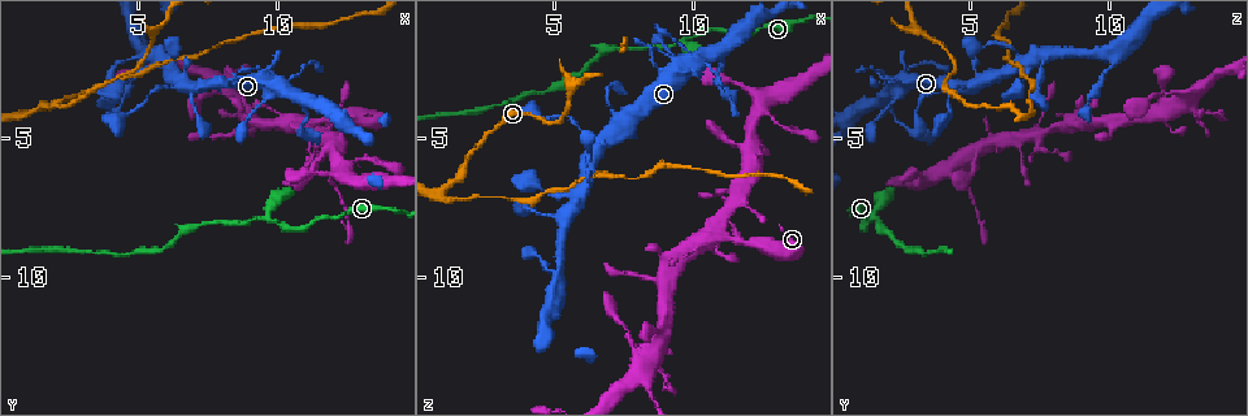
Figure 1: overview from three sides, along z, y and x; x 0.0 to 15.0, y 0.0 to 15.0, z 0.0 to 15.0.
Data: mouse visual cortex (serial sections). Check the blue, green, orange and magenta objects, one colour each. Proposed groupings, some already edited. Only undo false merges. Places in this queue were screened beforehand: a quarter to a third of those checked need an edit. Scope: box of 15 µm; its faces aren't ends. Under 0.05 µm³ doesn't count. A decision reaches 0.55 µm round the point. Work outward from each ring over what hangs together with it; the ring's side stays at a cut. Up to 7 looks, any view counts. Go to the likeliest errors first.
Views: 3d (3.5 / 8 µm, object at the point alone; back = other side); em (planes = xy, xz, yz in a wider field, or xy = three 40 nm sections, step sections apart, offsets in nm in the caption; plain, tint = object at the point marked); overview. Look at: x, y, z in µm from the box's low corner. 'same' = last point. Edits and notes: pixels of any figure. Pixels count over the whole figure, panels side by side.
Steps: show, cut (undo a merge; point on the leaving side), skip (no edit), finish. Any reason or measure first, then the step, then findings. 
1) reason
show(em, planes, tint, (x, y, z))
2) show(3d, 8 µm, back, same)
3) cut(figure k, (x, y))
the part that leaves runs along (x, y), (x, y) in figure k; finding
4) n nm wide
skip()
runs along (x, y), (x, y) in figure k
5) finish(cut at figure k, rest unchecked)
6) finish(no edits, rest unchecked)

sharp bend
show(3d, 3.5 µm, (1.1, 4.1, 6.9))

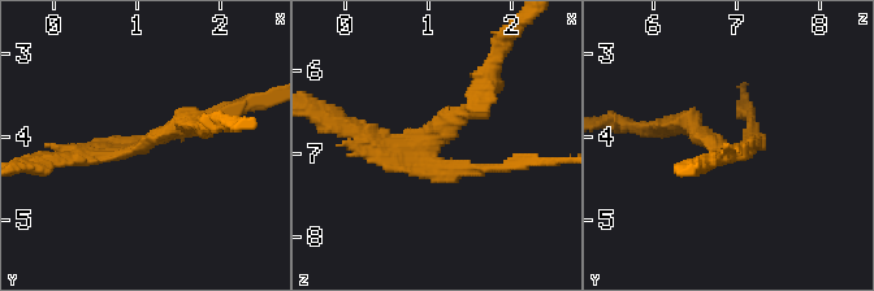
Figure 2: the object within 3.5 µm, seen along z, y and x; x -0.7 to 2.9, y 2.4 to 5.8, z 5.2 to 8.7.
need the tissue
show(em, xy, step 1, tint, (1.10, 4.10, 6.80))

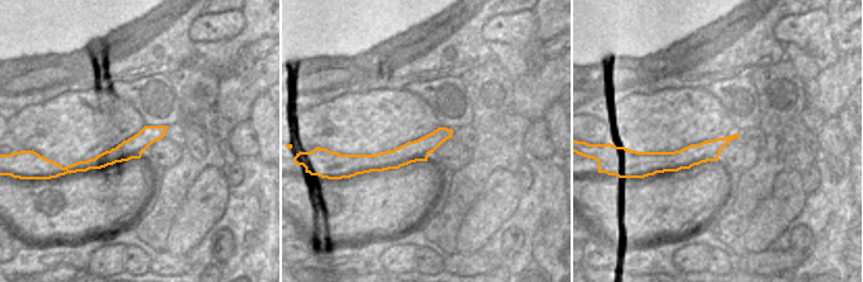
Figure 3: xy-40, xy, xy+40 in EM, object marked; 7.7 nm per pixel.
cut(figure 2, (475, 170))
the part that leaves runs along (435, 161), (459, 172), (550, 161) in figure 2; two cells meet here

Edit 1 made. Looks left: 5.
calibre changes
show(3d, 3.5 µm, (10.5, 2.8, 2.4))

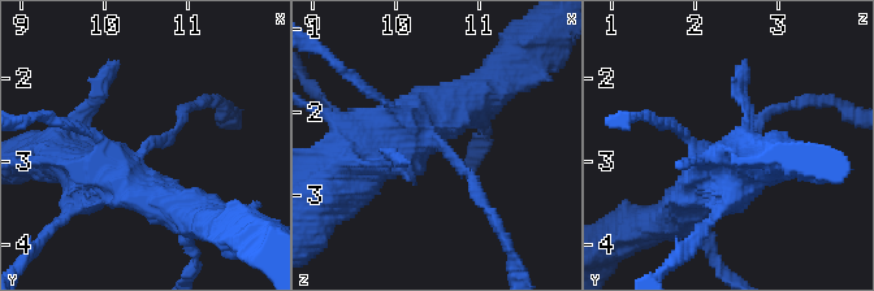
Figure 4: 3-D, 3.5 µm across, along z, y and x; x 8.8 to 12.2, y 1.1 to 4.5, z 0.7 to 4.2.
shape alone is not enough
show(em, planes, tint, (10.55, 2.80, 2.35))

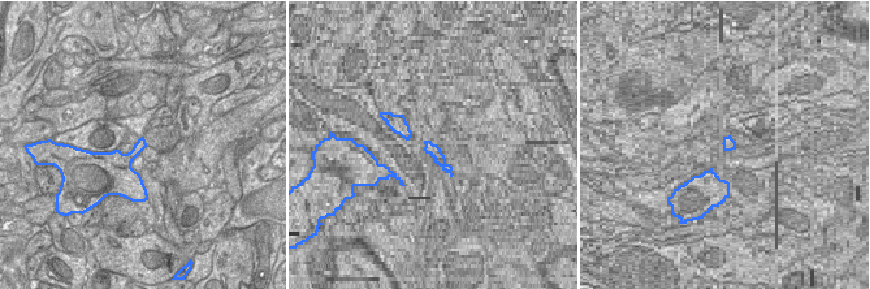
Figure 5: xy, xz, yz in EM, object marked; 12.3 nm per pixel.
cut(figure 4, (758, 126))
the part that leaves runs along (145, 150), (204, 101) in figure 4; a second cell is stuck on

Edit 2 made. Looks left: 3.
branch point
show(3d, 3.5 µm, (6.7, 3.1, 5.2))

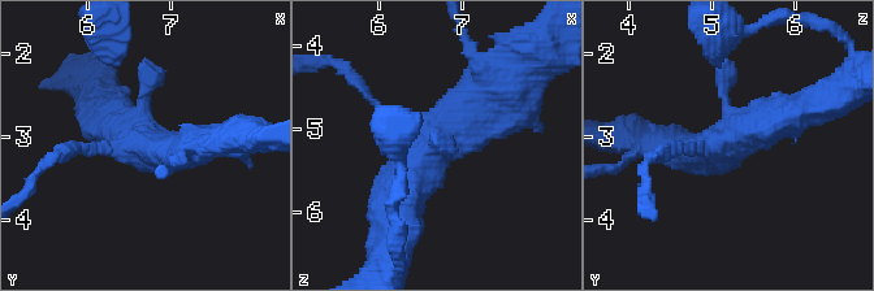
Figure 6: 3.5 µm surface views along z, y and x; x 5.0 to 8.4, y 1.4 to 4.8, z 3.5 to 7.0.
show(em, xy, step 5, tint, (6.70, 3.10, 5.20))

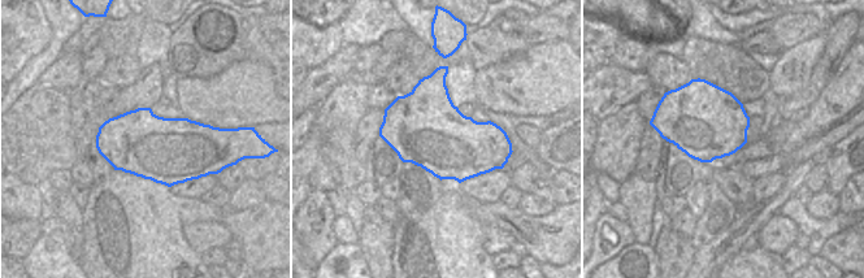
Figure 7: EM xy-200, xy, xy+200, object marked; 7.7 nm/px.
skip()
runs along (496, 81), (416, 166), (401, 207) in figure 6; continuous, no second cell

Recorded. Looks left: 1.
finish(cut at figure 2, cut at figure 4, rest unchecked)

